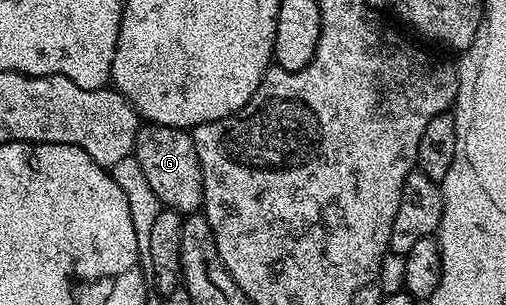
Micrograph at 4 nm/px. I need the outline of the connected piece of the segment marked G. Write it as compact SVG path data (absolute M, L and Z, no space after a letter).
M141 125L136 131L134 157L142 164L142 172L154 188L161 207L177 210L179 214L197 213L204 204L204 177L191 133L178 126Z

